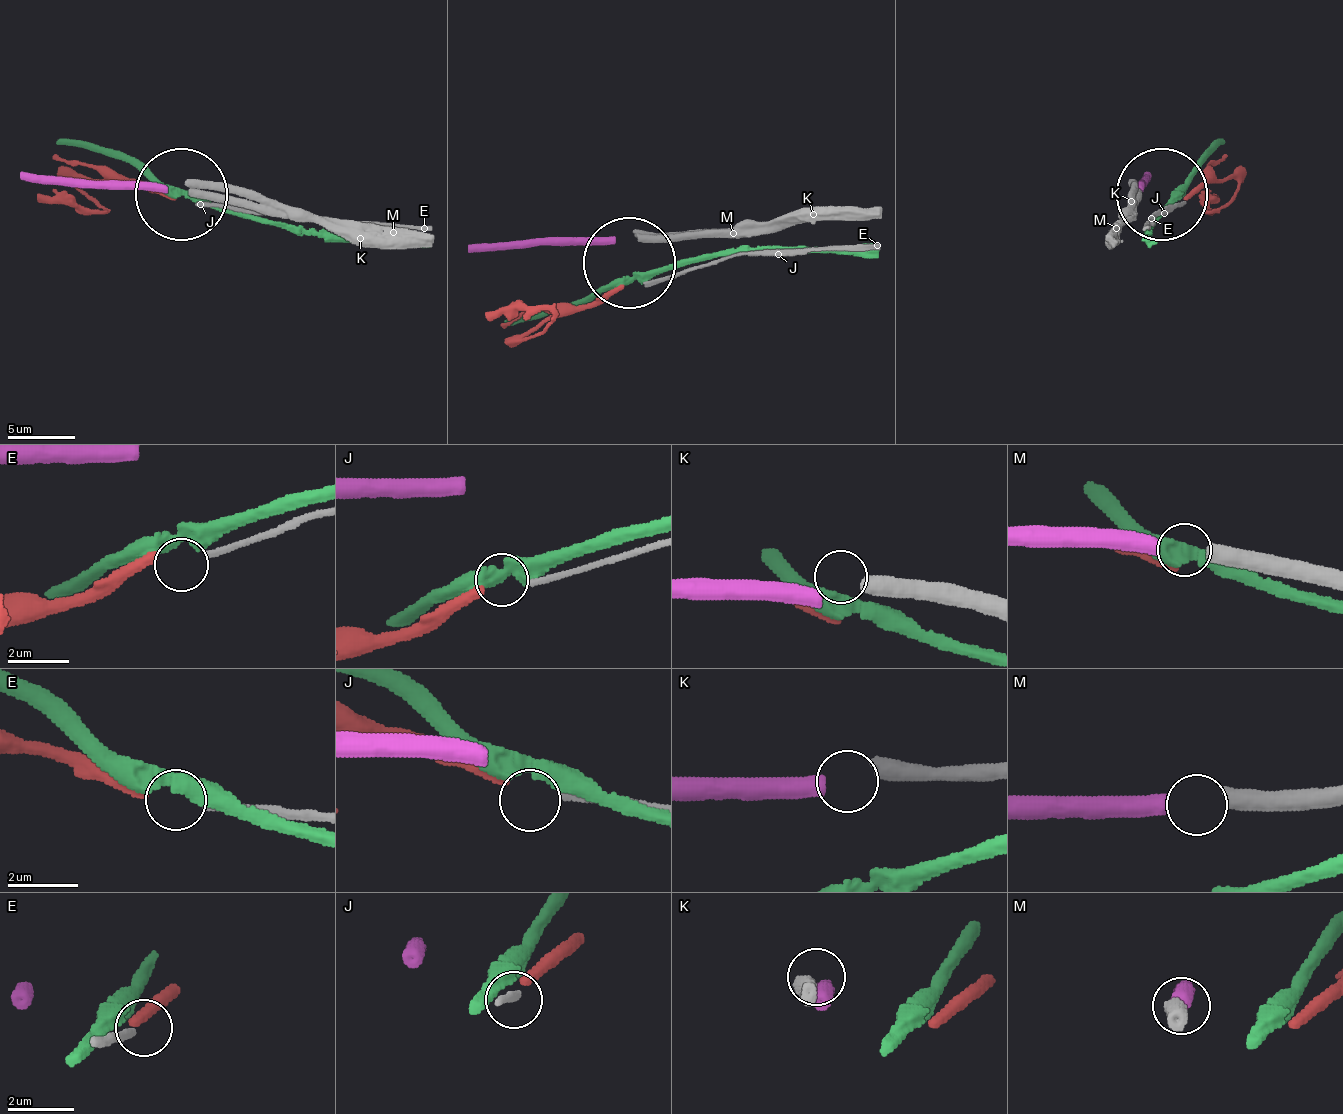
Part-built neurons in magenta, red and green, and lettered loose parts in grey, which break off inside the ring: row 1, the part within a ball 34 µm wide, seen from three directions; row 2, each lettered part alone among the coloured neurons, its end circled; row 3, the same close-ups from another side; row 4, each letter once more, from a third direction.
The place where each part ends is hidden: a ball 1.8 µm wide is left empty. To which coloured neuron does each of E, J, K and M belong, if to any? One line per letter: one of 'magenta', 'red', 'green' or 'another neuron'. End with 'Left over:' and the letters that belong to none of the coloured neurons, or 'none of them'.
E: another neuron
J: another neuron
K: another neuron
M: magenta
Left over: E, J, K

